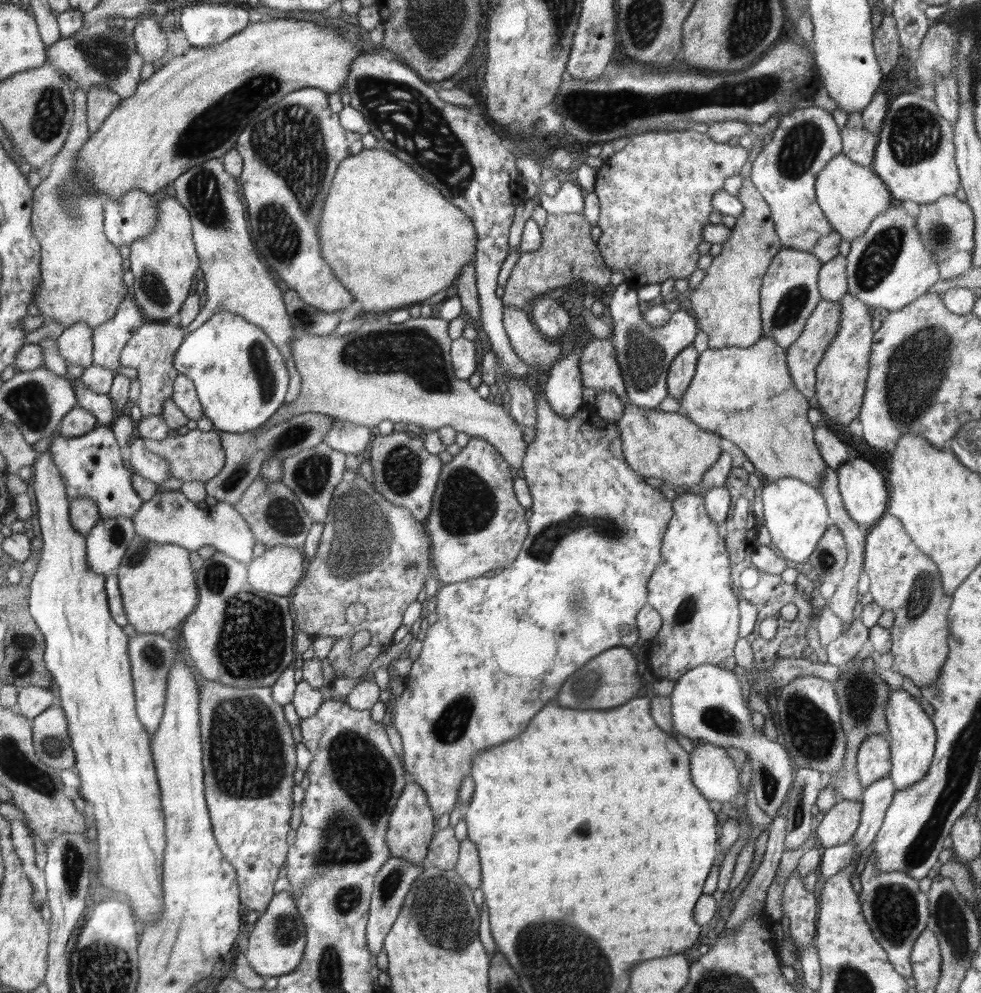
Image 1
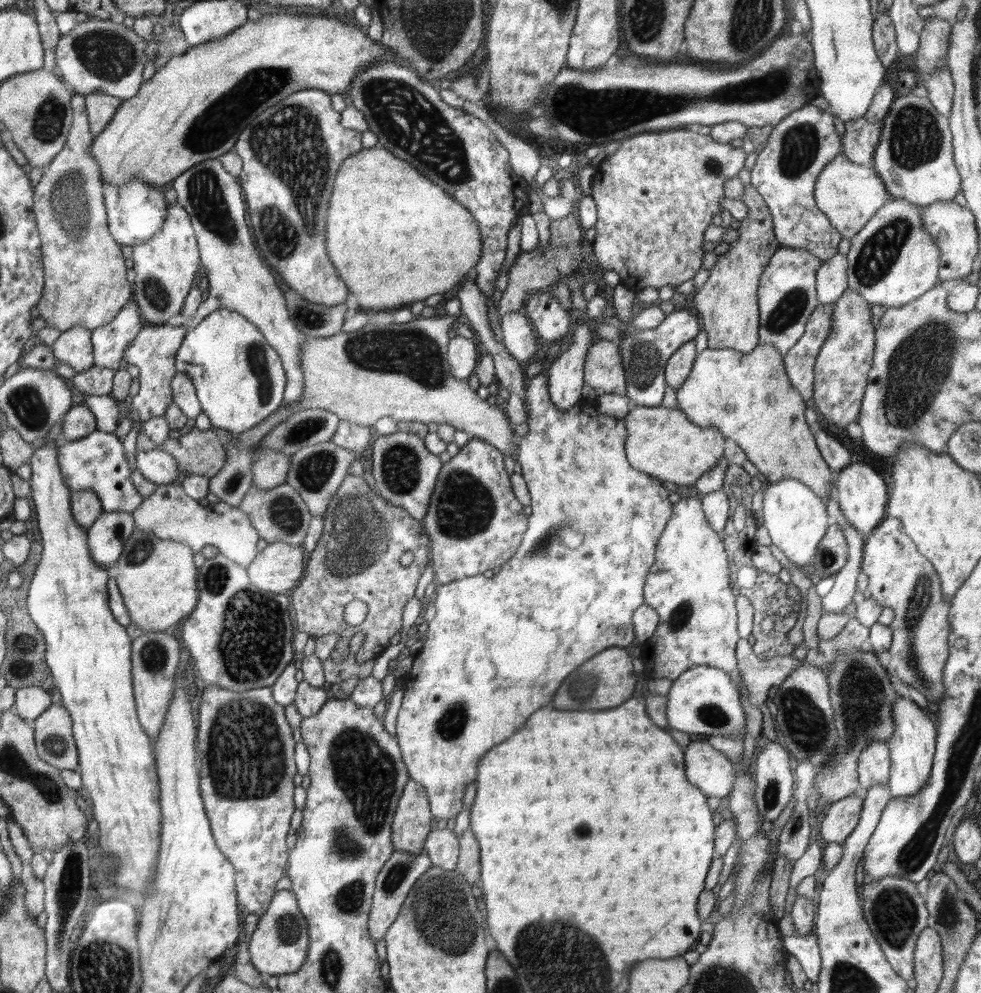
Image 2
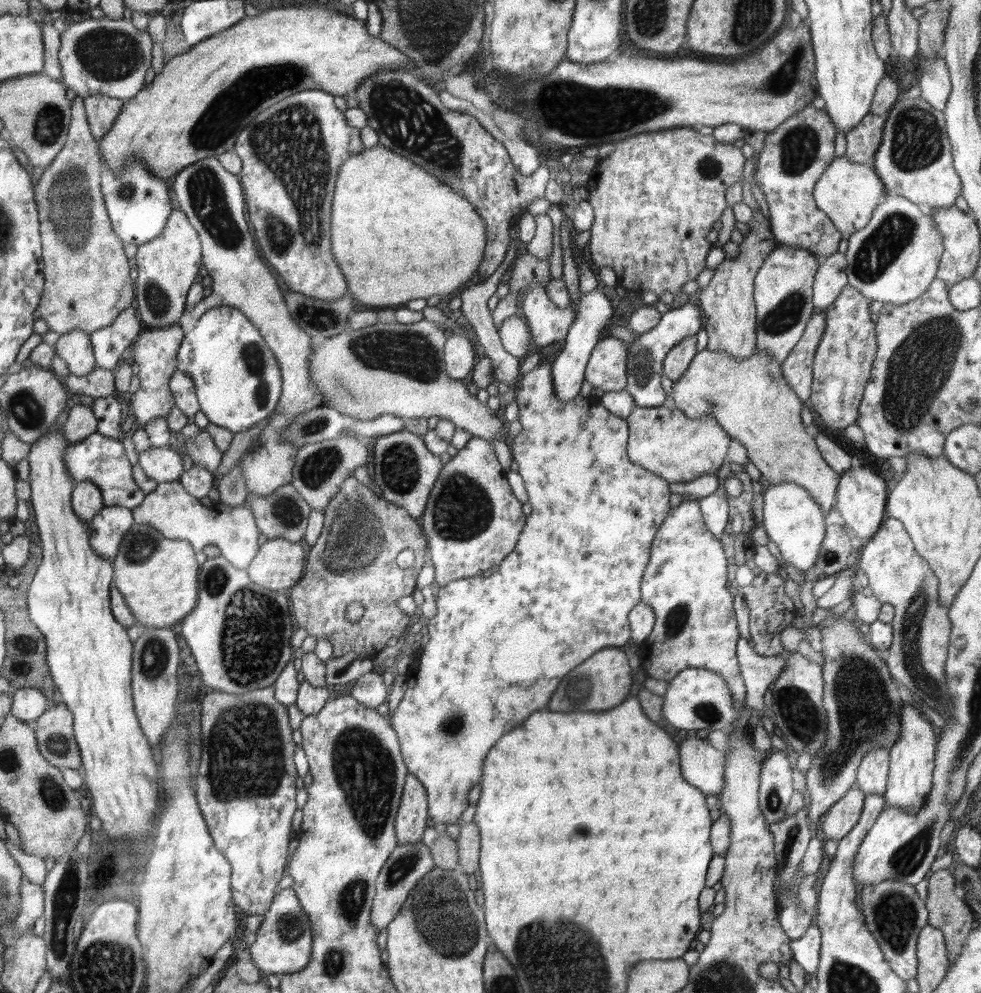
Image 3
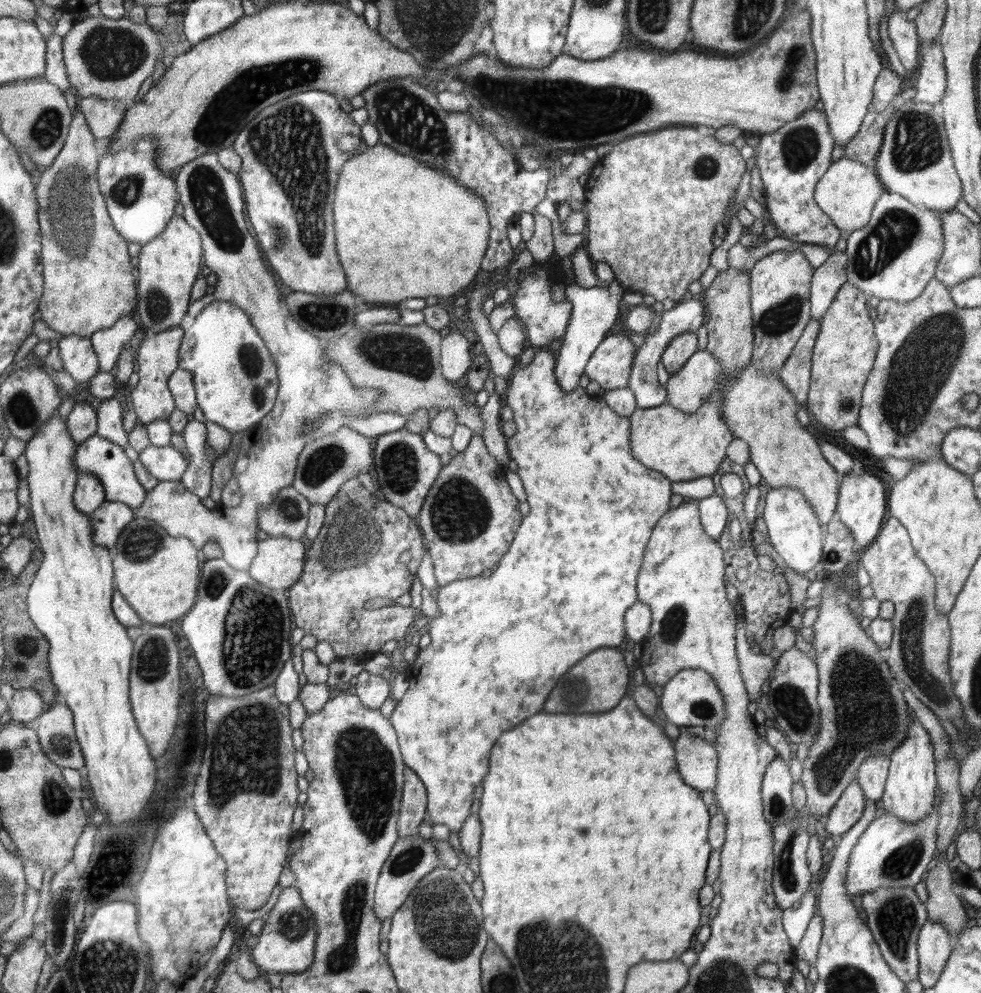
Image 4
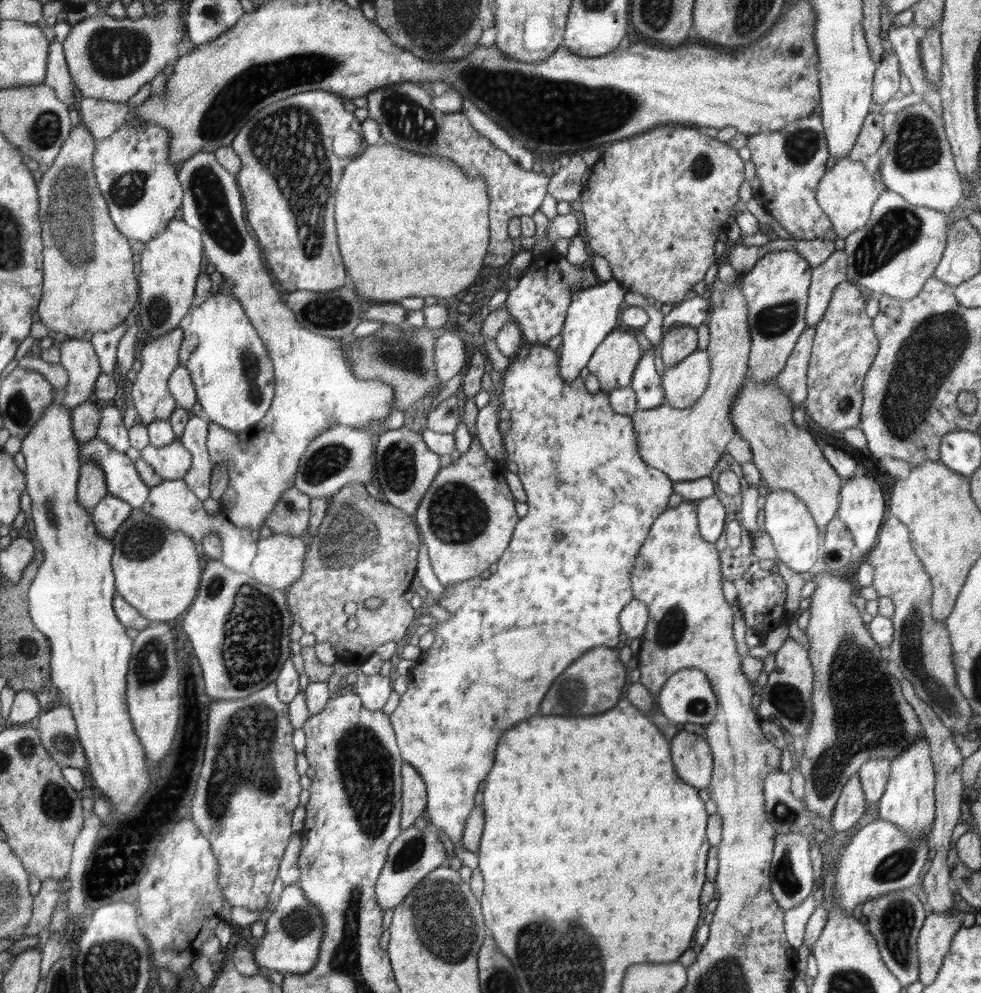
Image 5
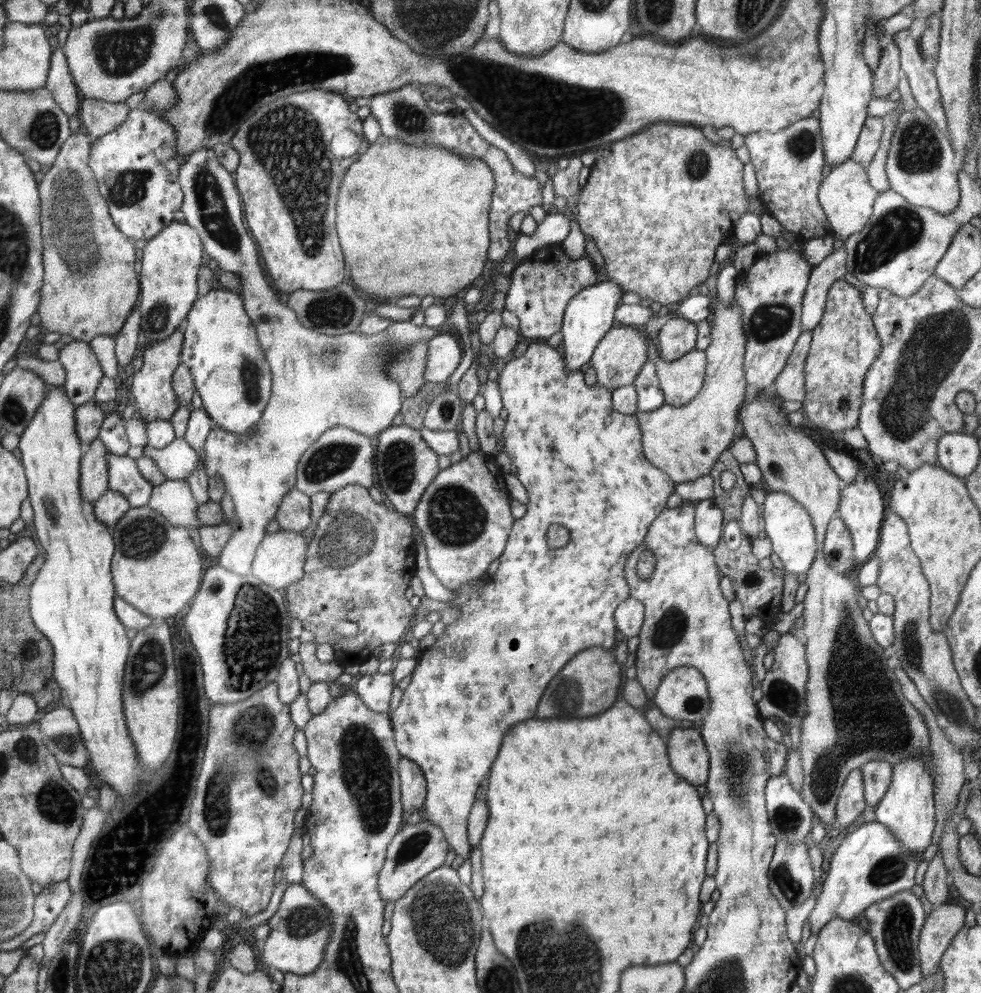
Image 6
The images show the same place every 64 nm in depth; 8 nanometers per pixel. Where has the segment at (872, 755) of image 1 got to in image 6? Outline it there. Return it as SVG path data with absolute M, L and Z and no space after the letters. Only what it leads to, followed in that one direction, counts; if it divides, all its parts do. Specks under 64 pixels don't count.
M876 760L863 764L860 771L863 775L865 802L871 807L877 806L892 783L892 765L886 760Z

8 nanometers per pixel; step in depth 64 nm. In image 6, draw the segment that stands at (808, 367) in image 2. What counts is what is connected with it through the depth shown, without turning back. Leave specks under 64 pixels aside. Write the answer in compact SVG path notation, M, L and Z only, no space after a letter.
M802 332L782 373L774 381L774 391L783 400L798 400L803 402L805 397L804 364L810 350L811 332Z

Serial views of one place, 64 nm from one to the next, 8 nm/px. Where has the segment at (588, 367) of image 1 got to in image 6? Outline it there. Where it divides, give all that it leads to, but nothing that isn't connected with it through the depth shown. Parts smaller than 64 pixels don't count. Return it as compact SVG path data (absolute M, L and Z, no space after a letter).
M614 326L606 332L594 349L589 364L596 371L598 385L611 390L633 385L638 374L649 362L648 345L651 340L635 329L632 326Z

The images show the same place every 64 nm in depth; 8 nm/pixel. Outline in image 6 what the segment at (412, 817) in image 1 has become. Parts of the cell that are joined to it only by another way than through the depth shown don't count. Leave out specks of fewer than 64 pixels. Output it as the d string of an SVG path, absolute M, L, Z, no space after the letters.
M401 756L398 761L399 782L401 783L401 806L404 822L414 810L422 811L427 794L427 780L418 763Z

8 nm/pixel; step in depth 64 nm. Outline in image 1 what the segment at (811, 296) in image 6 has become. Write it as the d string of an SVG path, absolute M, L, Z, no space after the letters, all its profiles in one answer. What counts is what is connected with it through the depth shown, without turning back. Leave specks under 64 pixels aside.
M836 255L820 267L818 288L820 297L838 303L847 294L847 256Z

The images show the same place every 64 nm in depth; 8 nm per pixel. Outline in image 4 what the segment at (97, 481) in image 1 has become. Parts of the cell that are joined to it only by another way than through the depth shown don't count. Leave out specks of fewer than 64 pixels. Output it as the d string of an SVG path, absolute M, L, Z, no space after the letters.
M94 434L83 444L78 445L76 454L74 454L74 463L76 463L76 469L79 473L98 475L98 479L104 485L105 500L118 501L132 509L138 508L144 502L147 495L146 489L136 477L133 462L120 446L112 445L112 442Z

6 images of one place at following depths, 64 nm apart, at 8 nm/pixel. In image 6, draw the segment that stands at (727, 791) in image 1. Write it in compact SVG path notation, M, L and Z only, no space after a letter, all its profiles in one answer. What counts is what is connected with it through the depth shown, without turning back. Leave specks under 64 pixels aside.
M674 728L670 731L666 743L672 770L695 787L705 785L710 760L700 731L692 728Z

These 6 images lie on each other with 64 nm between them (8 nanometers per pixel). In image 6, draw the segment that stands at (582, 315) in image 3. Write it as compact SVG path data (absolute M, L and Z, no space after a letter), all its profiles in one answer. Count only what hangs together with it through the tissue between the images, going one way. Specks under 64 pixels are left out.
M600 279L598 282L588 285L569 300L563 317L561 332L564 335L564 354L563 358L567 370L578 370L584 364L590 363L594 349L606 332L614 327L613 312L622 303L623 290L618 288L610 280Z

